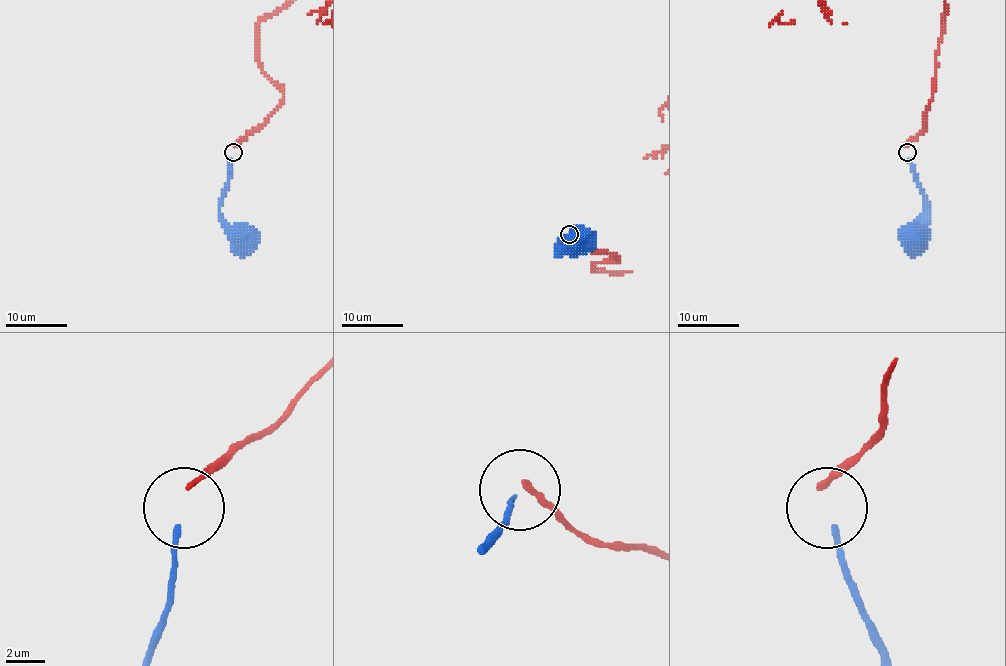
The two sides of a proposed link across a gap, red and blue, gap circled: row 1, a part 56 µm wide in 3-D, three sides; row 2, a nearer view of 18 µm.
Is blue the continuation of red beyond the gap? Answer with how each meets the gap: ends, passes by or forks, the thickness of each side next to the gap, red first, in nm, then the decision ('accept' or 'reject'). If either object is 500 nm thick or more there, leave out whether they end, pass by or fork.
red ends | blue ends | 340/280 nm | reject

